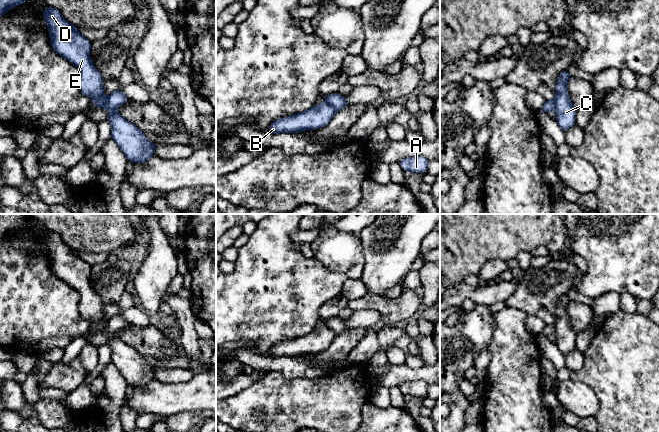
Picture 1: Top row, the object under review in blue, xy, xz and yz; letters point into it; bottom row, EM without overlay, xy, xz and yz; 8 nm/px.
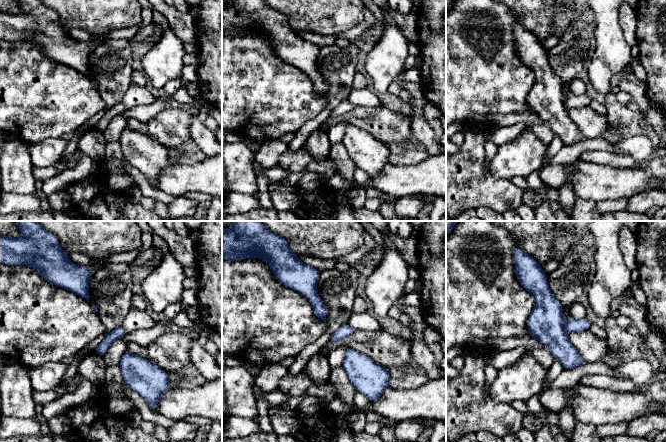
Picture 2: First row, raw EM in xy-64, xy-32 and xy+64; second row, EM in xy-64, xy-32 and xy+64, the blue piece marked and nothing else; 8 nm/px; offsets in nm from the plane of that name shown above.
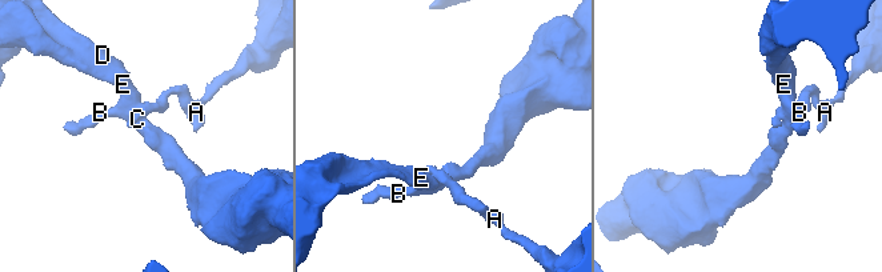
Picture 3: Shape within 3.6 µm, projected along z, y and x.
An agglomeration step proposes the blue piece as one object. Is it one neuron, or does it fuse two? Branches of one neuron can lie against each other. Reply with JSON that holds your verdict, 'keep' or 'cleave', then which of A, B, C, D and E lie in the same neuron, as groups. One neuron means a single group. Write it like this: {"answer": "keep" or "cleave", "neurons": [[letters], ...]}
{"answer": "cleave", "neurons": [["A"], ["B", "C", "D", "E"]]}

